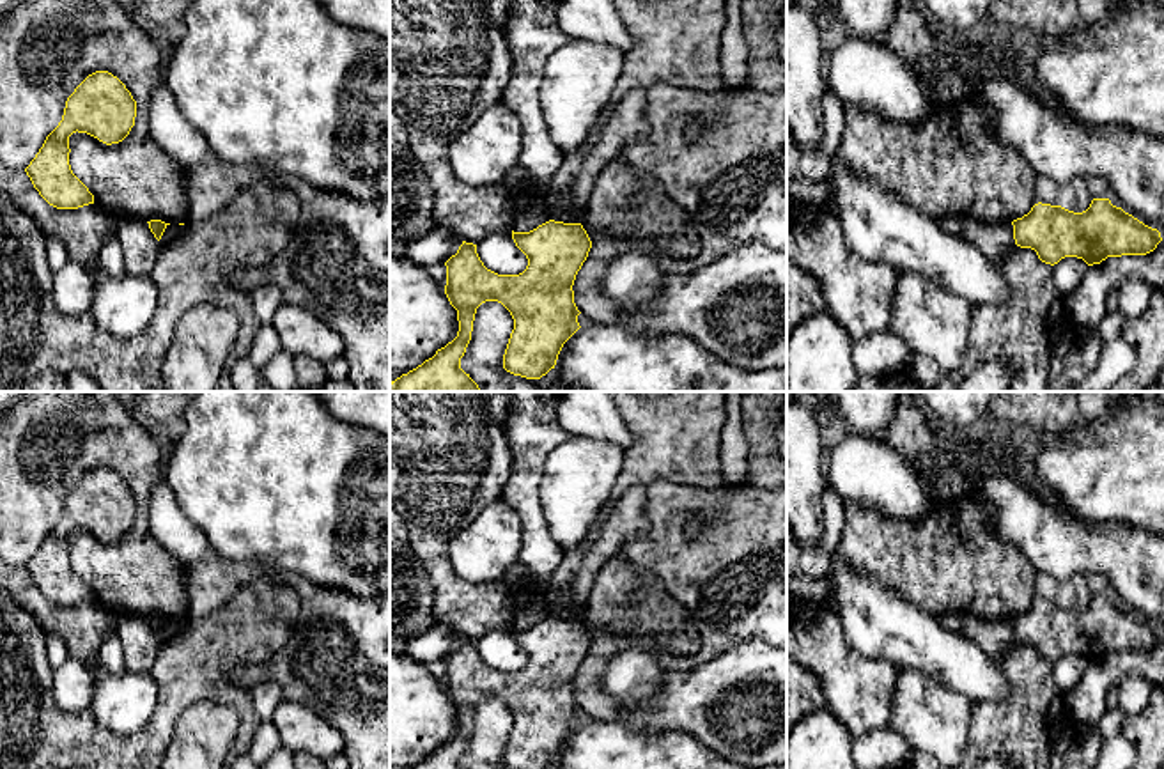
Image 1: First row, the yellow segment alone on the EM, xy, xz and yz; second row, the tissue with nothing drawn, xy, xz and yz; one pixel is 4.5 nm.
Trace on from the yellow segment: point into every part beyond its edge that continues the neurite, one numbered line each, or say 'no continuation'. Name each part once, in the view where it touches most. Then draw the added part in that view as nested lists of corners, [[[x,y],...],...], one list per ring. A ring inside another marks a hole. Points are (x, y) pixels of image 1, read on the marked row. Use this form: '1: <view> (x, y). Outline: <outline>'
no continuation

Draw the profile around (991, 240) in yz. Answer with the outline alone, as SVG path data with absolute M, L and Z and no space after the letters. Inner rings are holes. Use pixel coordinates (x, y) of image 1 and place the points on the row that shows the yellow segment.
M960 218L962 239L974 245L989 260L997 262L999 255L1015 243L1012 223L985 223L974 218Z

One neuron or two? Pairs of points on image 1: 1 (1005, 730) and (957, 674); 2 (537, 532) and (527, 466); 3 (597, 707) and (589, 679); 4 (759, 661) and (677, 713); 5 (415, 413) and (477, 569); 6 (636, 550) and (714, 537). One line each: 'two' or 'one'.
1: two
2: one
3: one
4: one
5: two
6: one

